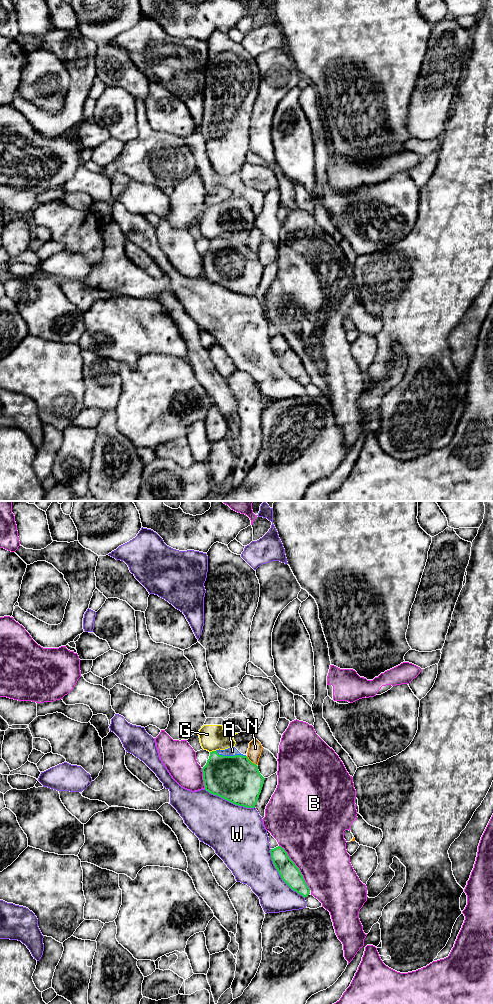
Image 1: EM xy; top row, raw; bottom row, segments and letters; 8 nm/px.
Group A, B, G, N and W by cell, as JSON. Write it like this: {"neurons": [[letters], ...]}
{"neurons": [["A", "G"], ["B"], ["N"], ["W"]]}

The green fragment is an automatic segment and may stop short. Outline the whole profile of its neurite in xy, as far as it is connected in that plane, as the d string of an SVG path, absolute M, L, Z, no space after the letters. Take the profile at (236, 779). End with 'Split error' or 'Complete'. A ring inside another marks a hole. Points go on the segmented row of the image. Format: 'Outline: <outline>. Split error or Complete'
Outline: M212 751L202 772L209 793L238 806L255 807L265 778L247 756L223 756Z. Complete

